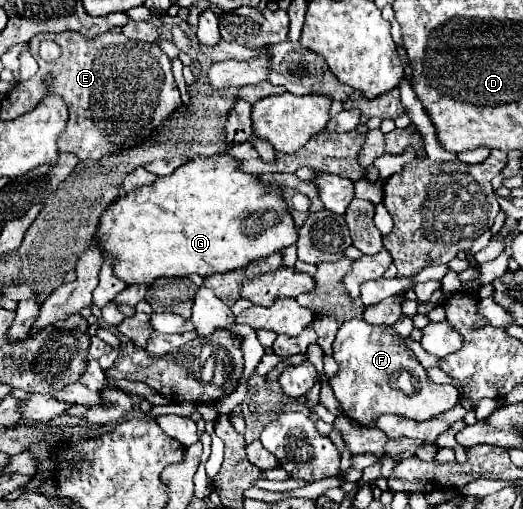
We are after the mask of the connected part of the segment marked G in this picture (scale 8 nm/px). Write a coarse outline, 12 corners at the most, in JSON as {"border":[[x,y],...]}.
{"border":[[196,156],[112,200],[94,234],[150,286],[298,240],[282,194]]}

